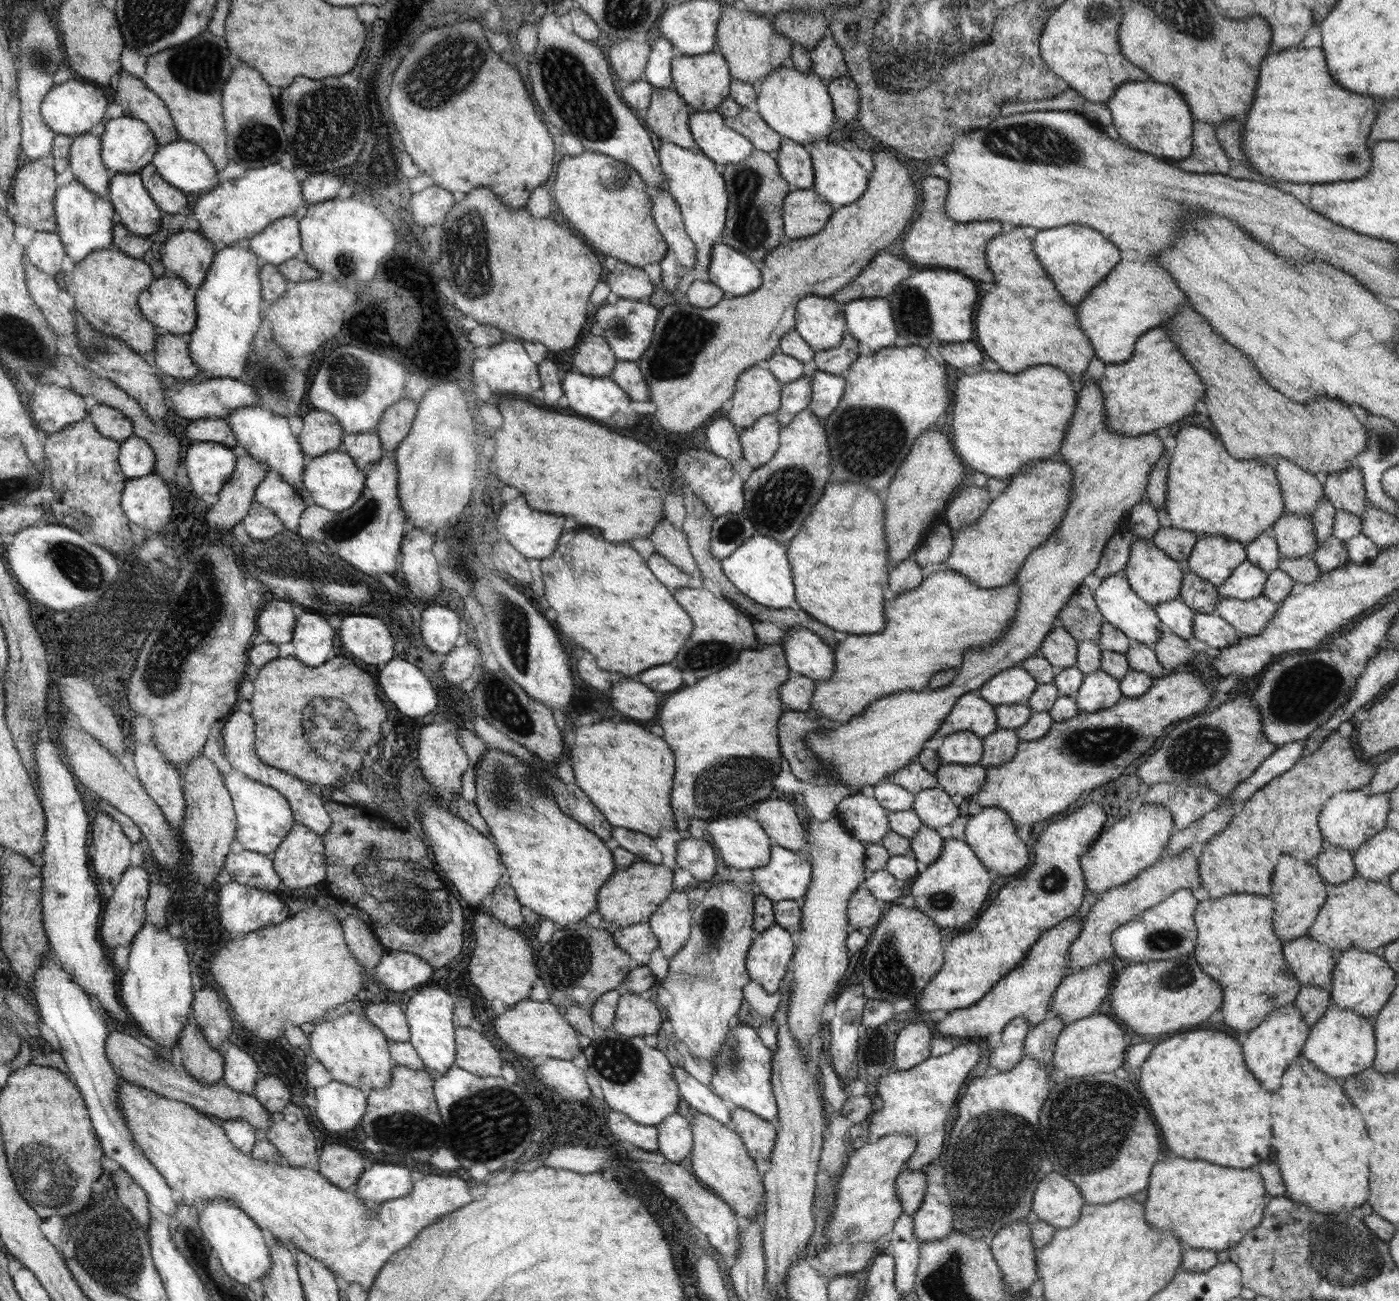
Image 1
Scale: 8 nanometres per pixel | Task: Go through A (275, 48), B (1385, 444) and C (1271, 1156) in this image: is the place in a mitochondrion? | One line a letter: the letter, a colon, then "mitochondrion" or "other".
A: other
B: mitochondrion
C: other

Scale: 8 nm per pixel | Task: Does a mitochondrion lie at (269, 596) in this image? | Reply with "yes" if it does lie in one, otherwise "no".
no

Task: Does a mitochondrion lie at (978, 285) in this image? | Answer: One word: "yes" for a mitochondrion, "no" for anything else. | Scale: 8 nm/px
no

